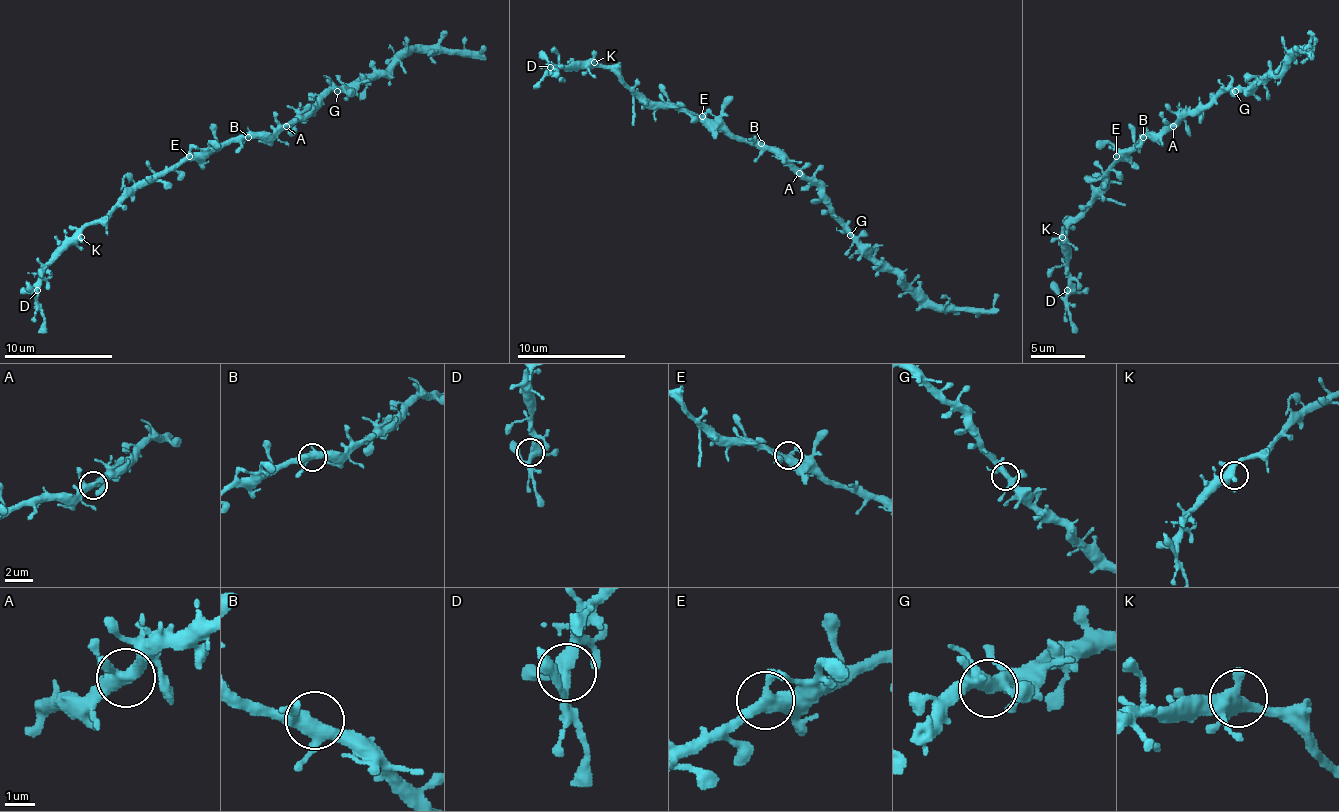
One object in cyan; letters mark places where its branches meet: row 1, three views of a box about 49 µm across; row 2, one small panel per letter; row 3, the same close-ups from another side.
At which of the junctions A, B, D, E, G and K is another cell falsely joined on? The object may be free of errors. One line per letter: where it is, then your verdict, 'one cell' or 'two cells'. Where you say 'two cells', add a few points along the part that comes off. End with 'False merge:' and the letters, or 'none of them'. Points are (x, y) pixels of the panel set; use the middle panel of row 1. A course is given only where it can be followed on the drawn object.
A: (799, 173) | one cell
B: (761, 143) | one cell
D: (550, 67) | one cell
E: (702, 116) | one cell
G: (850, 235) | one cell
K: (594, 62) | one cell
False merge: none of them

